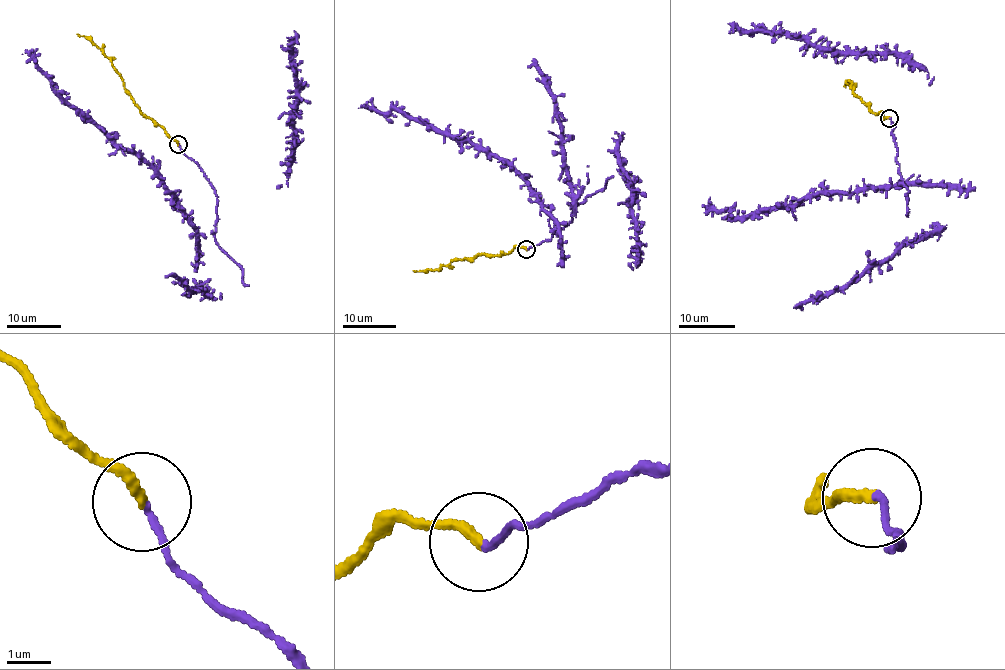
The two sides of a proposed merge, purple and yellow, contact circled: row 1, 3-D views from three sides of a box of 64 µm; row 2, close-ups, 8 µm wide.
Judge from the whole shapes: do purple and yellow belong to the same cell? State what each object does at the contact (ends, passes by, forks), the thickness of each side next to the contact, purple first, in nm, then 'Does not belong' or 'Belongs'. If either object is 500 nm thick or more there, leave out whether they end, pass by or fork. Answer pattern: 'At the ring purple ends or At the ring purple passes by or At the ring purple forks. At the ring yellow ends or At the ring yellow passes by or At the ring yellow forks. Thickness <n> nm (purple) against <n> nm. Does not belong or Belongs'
At the ring purple ends. At the ring yellow ends. Thickness 150 nm (purple) against 240 nm. Belongs

